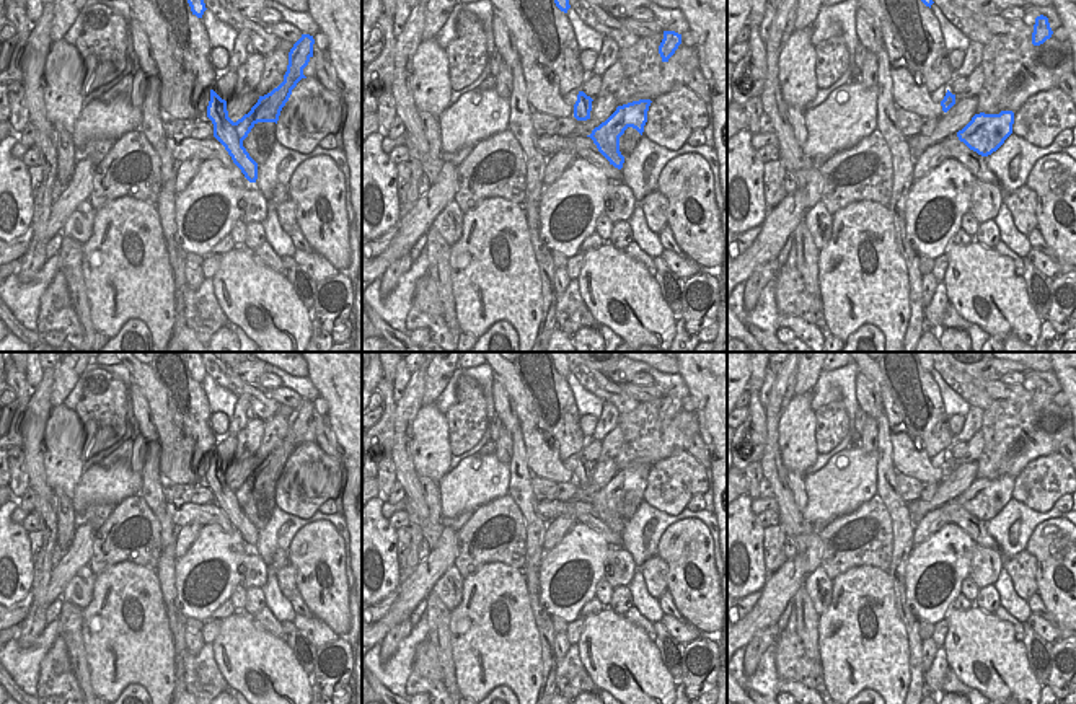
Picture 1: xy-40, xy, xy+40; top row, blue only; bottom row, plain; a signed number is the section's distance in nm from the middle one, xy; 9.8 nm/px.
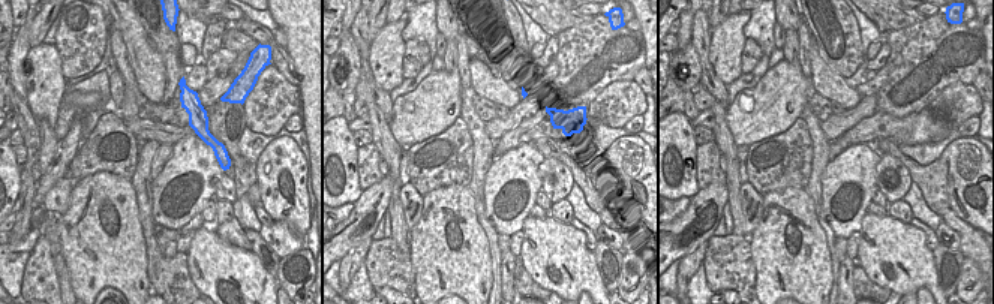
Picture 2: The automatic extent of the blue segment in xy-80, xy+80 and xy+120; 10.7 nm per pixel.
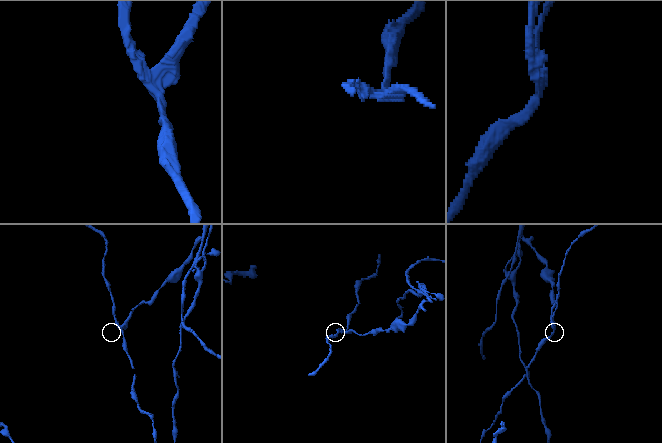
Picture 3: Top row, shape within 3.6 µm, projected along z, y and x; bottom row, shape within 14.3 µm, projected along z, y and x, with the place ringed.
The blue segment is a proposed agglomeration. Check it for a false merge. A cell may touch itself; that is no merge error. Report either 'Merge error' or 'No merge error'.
Merge error

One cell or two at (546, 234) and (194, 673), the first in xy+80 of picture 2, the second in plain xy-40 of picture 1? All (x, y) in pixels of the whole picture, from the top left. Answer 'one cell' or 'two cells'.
two cells

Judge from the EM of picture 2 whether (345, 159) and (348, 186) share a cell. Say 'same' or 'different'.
same

